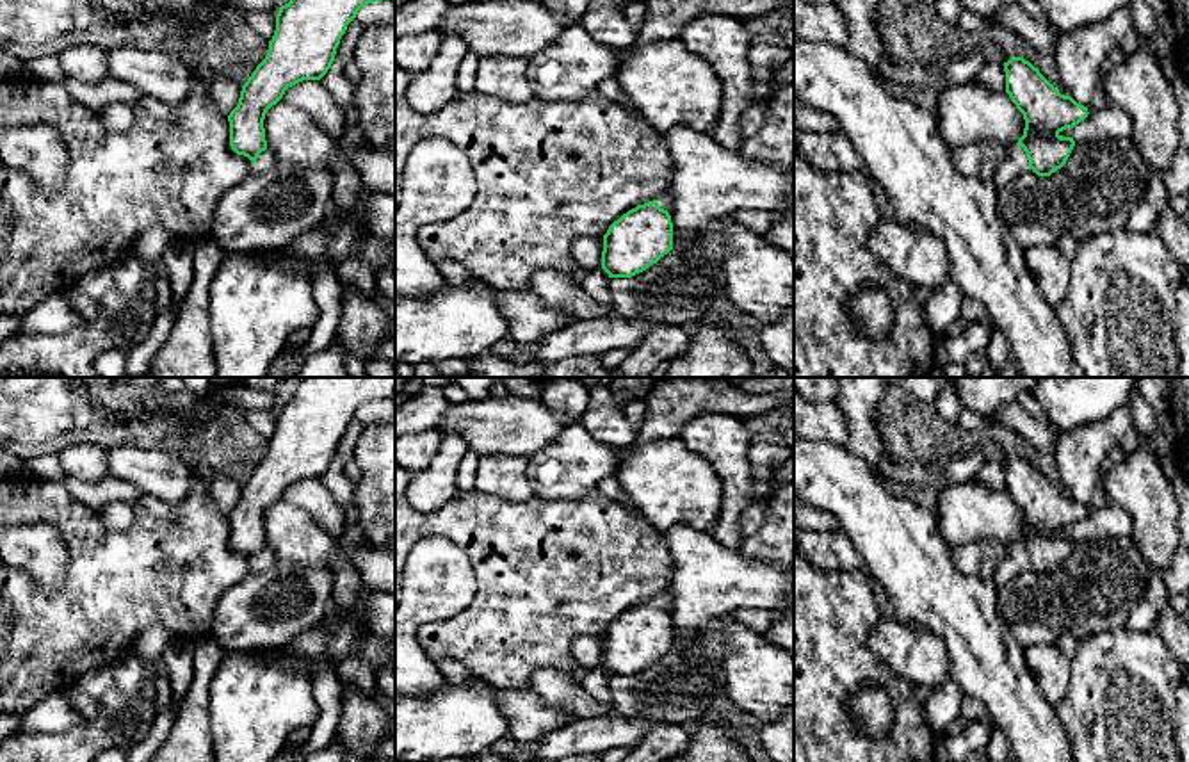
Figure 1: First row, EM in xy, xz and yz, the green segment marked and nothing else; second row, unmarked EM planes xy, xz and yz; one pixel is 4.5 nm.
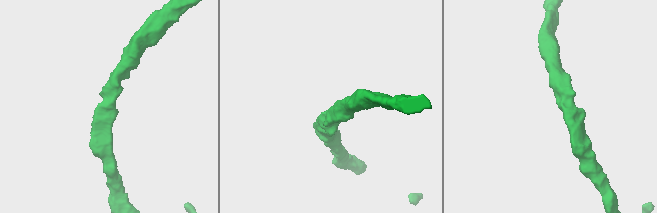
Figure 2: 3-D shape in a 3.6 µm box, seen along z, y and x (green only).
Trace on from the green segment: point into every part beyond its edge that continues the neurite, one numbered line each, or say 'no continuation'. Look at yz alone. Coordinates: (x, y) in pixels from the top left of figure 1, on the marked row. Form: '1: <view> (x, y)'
1: yz (1017, 162)

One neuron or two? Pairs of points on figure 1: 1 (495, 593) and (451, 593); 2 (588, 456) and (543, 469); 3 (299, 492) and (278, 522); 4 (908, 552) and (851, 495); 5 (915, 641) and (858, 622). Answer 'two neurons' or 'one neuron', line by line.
1: two neurons
2: one neuron
3: two neurons
4: one neuron
5: two neurons

